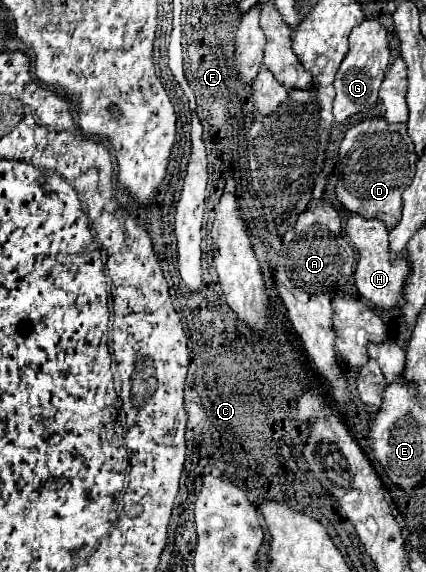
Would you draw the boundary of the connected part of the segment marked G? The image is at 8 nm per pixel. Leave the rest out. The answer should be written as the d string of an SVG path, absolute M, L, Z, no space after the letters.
M374 17L364 19L360 25L356 25L350 33L350 49L336 73L334 87L334 119L336 123L348 121L352 115L368 111L378 101L378 89L382 83L382 77L386 73L386 67L390 65L390 43L388 43L388 29Z

